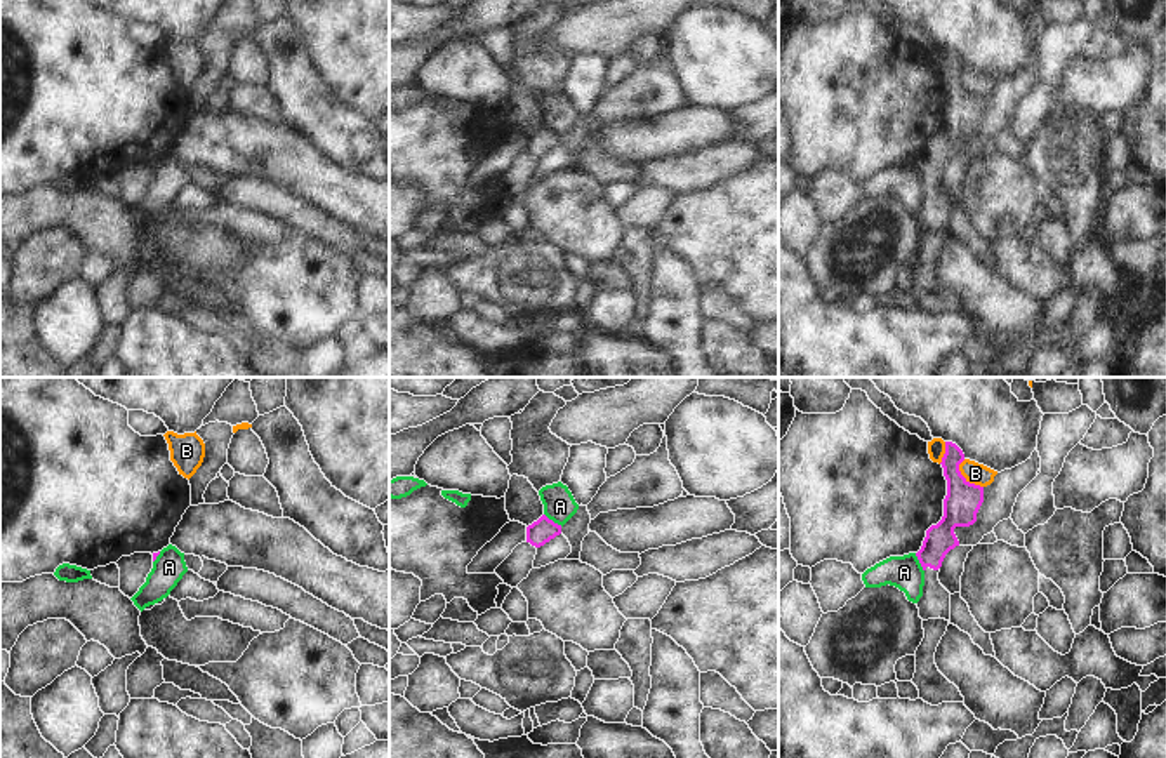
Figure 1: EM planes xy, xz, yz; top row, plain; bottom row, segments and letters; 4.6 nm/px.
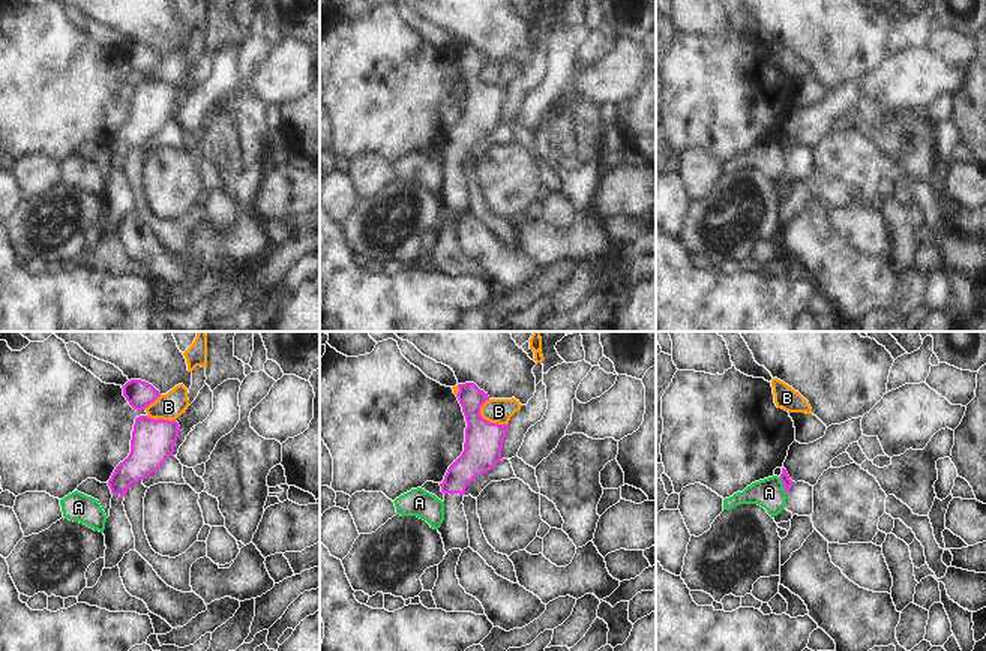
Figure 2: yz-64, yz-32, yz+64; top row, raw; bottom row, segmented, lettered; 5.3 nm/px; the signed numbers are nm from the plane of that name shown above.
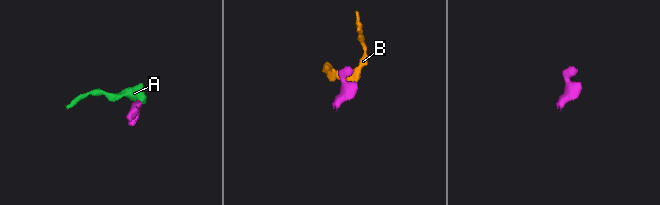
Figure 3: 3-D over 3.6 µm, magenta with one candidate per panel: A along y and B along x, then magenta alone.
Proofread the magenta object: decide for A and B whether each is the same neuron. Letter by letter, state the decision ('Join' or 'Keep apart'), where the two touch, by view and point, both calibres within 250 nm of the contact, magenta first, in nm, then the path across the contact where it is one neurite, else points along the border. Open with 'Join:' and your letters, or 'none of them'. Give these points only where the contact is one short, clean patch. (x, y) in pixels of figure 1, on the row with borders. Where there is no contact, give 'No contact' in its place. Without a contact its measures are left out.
Join: none of them
A: Keep apart. Touches magenta at xz (551, 520). Thickness 110 nm (magenta) against 150 nm. Boundary: xz (544, 513), (562, 525)
B: Keep apart. Touches magenta at yz (963, 477). Thickness 170 nm (magenta) against 100 nm. Boundary: yz (963, 459), (960, 472), (970, 482), (982, 487).

